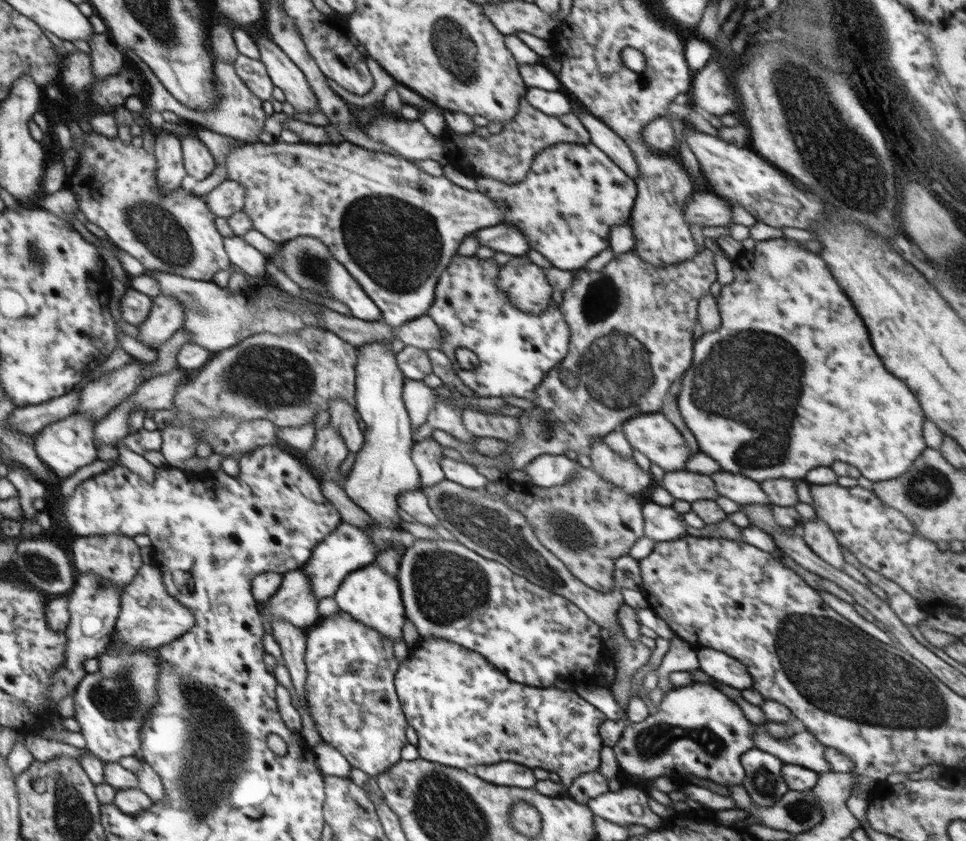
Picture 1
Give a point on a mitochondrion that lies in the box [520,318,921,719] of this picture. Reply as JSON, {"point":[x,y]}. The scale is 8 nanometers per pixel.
{"point":[762,381]}

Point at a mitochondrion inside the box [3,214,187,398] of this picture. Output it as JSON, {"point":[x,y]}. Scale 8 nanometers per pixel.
{"point":[36,257]}

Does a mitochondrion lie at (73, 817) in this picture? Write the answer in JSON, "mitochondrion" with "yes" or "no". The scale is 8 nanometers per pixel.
{"mitochondrion":"yes"}

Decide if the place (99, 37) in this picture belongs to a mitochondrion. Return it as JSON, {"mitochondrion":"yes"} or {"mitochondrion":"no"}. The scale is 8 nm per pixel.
{"mitochondrion":"no"}

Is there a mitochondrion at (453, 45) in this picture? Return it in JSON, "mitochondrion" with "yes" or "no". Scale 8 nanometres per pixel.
{"mitochondrion":"yes"}

